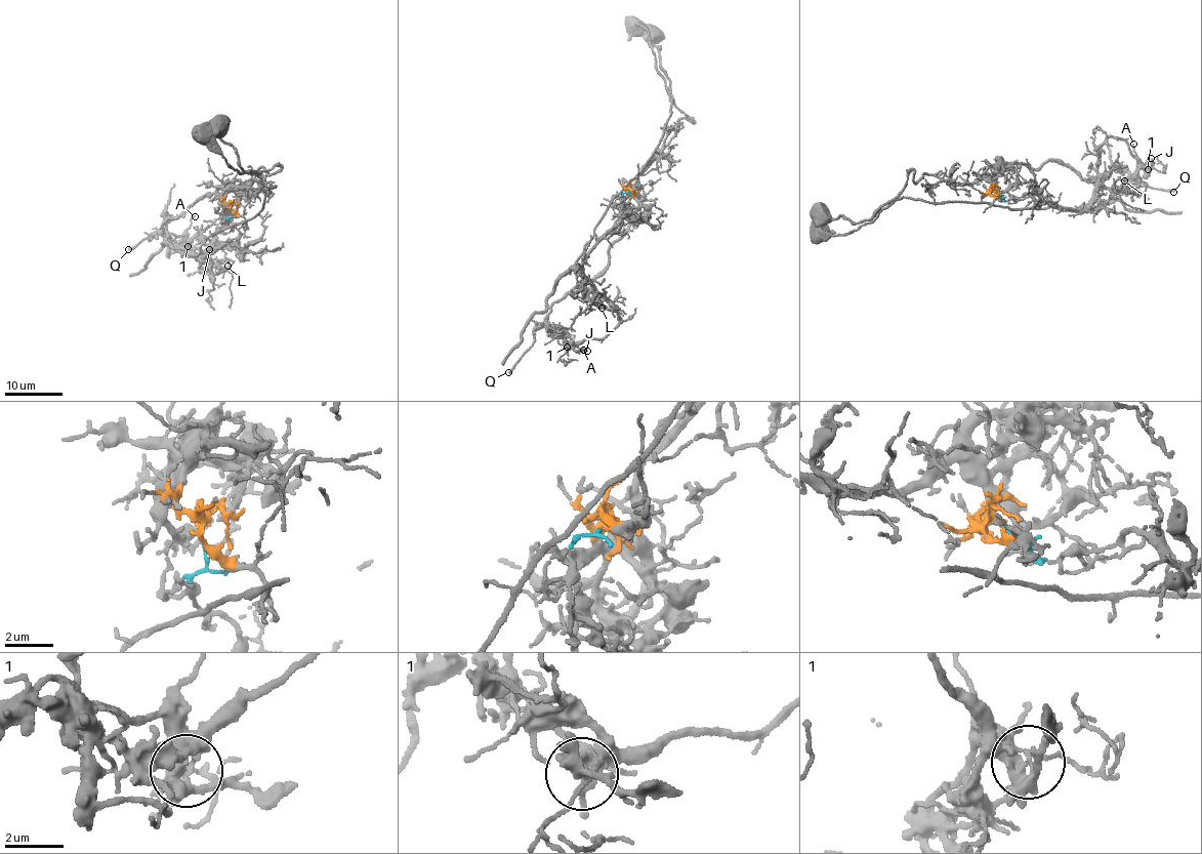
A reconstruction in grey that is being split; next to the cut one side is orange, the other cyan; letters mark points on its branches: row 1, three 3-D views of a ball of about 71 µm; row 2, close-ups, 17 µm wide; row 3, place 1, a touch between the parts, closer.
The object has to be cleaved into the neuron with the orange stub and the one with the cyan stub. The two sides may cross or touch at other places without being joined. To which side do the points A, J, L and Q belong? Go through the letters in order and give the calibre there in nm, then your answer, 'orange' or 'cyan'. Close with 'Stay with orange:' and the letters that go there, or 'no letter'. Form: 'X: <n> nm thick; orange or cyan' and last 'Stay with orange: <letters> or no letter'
A: 120 nm thick; orange
J: 340 nm thick; orange
L: 110 nm thick; cyan
Q: 280 nm thick; orange
Stay with orange: A, J, Q

